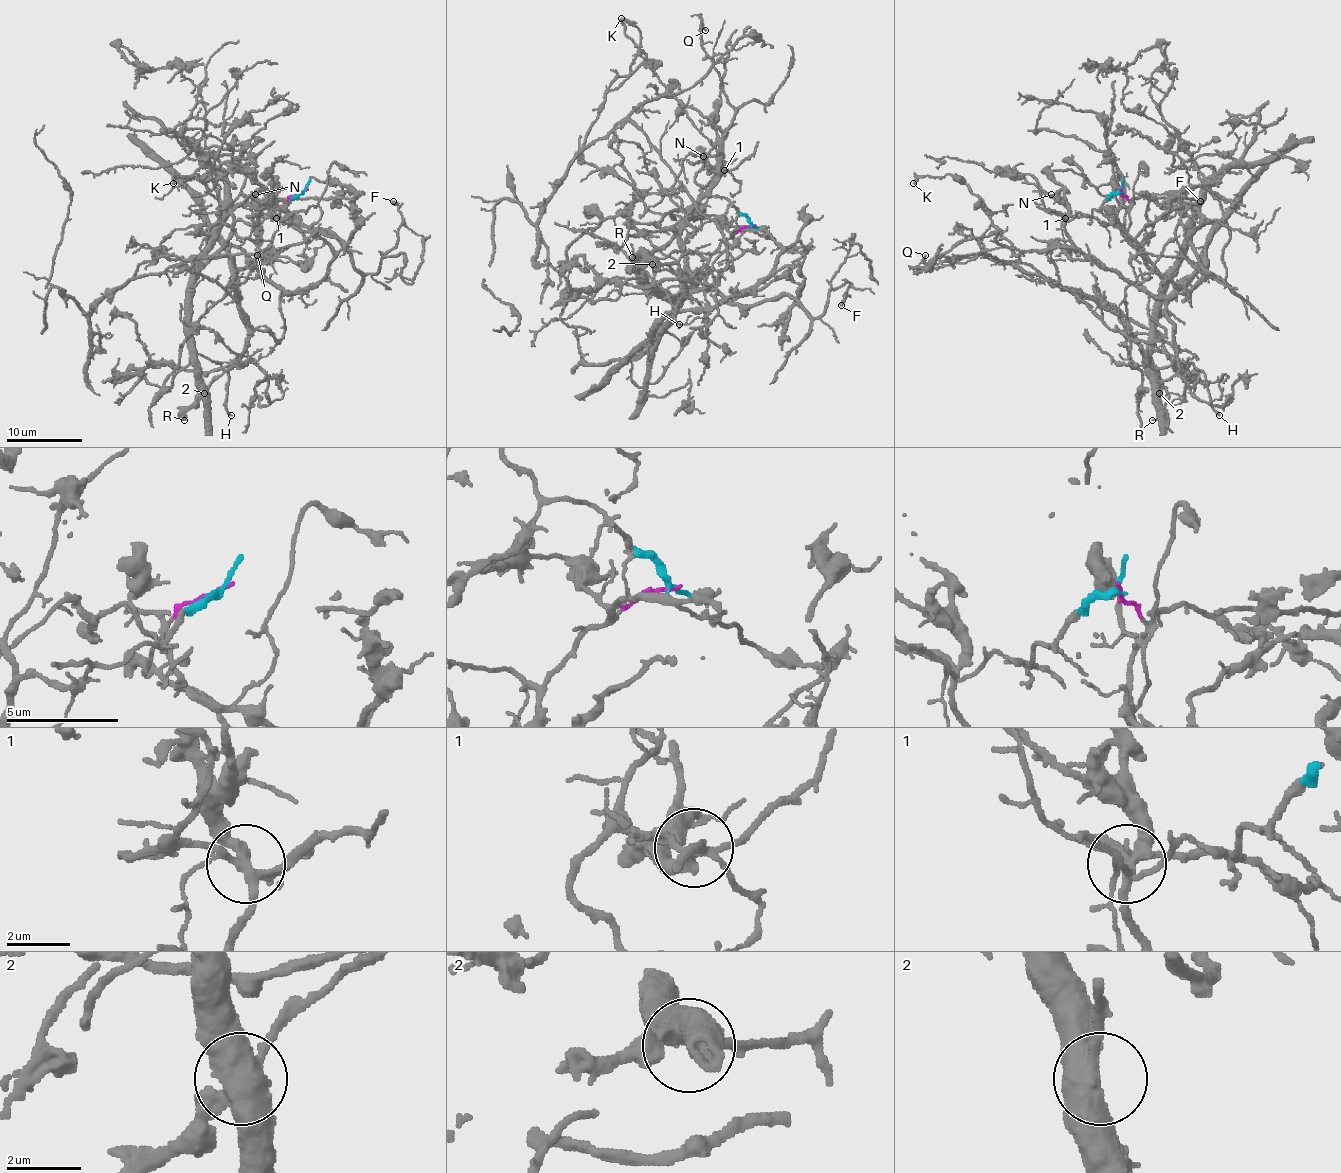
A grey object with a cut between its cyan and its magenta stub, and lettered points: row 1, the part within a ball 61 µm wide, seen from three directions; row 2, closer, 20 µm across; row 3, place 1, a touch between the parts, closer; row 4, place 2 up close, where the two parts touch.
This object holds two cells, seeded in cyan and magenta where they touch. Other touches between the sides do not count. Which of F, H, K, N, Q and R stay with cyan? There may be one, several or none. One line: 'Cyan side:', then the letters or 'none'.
Cyan side: F, H

